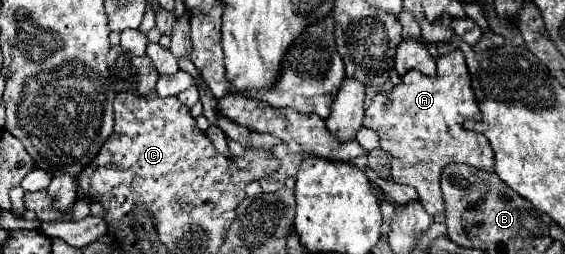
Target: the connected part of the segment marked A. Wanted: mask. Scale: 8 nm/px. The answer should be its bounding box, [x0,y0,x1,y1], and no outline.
[363,49,493,215]

